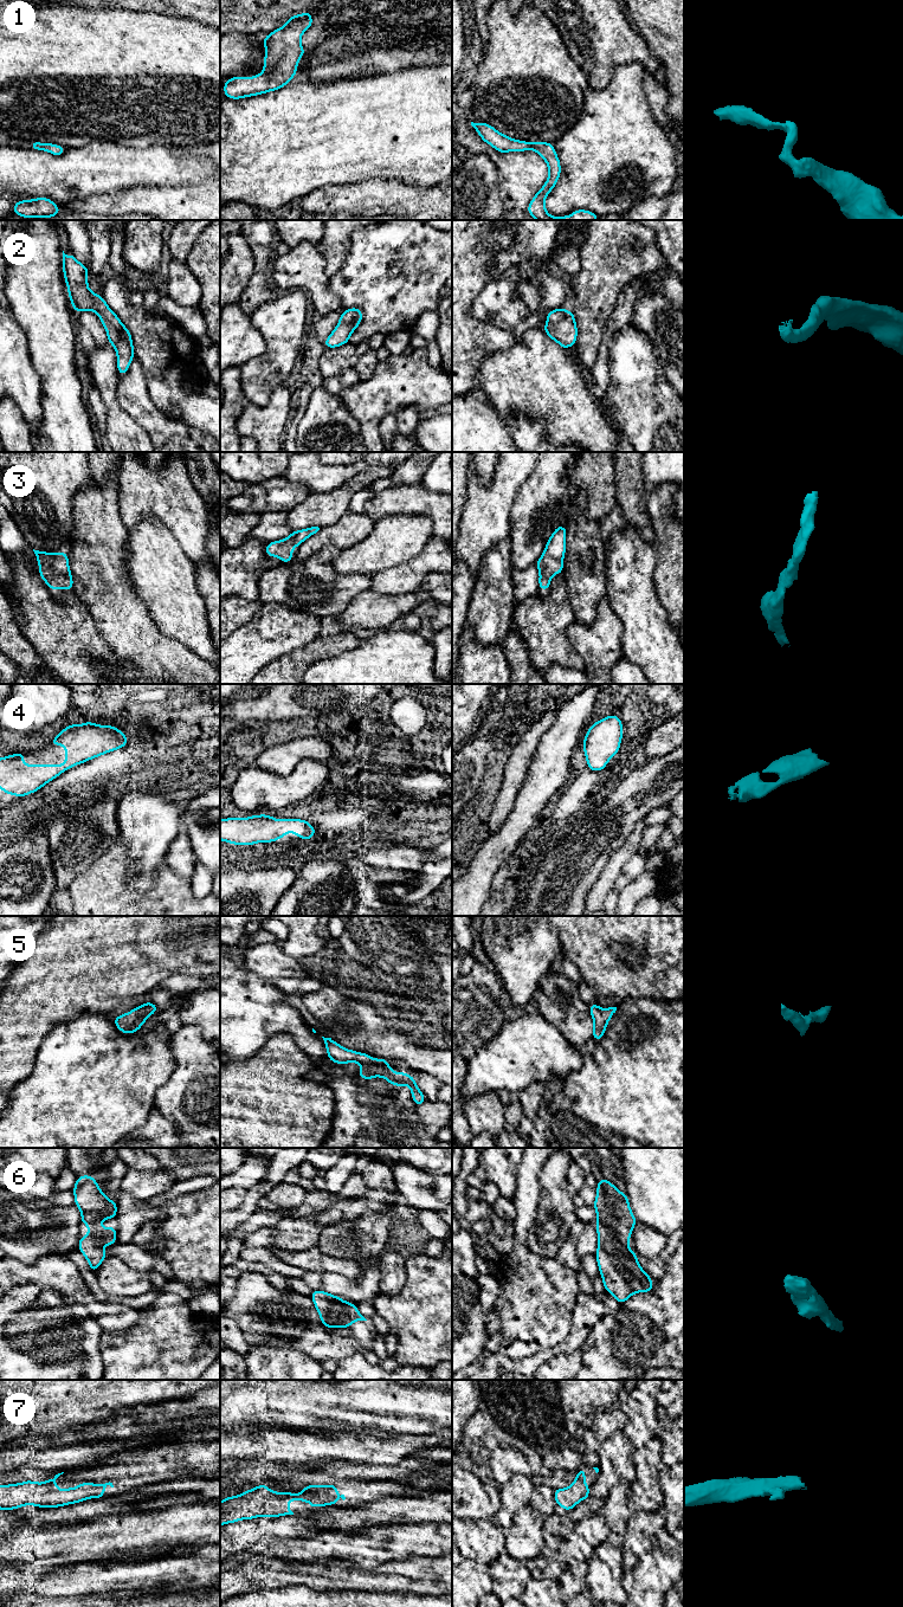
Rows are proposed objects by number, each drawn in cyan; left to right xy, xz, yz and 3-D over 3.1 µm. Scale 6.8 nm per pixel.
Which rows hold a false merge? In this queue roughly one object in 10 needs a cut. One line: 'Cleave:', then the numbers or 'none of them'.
Cleave: none of them

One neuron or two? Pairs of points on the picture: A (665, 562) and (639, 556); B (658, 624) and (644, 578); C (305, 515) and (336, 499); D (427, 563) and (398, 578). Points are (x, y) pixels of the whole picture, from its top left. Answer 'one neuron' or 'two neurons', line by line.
A: two neurons
B: one neuron
C: one neuron
D: one neuron

